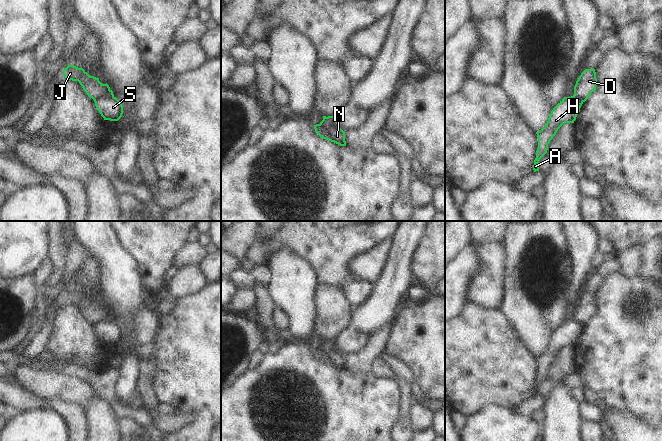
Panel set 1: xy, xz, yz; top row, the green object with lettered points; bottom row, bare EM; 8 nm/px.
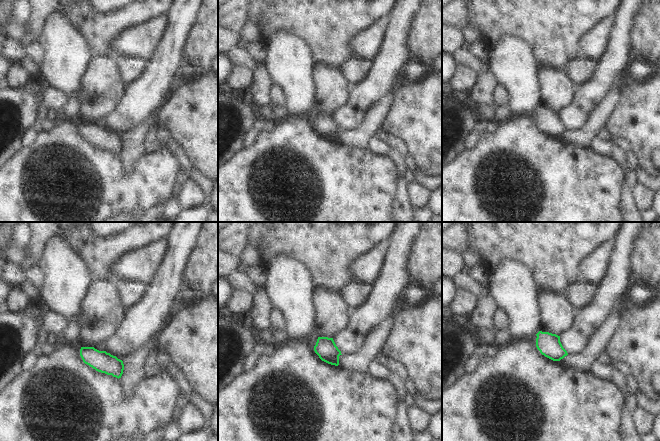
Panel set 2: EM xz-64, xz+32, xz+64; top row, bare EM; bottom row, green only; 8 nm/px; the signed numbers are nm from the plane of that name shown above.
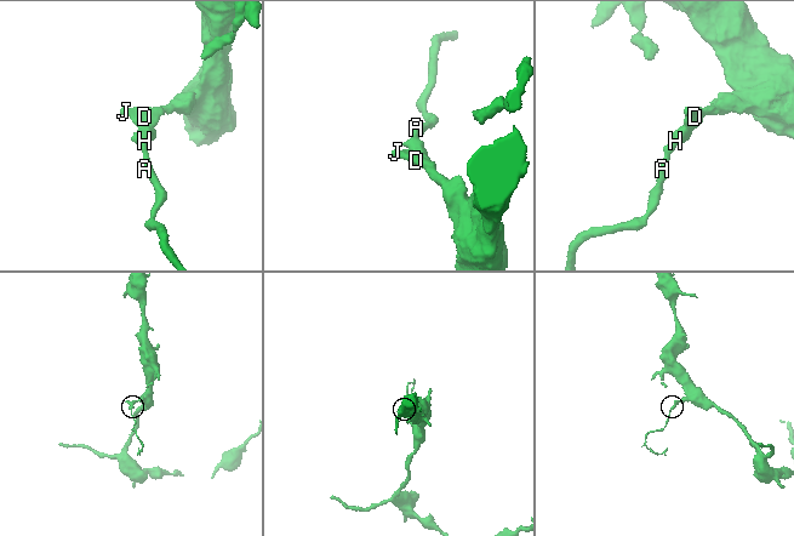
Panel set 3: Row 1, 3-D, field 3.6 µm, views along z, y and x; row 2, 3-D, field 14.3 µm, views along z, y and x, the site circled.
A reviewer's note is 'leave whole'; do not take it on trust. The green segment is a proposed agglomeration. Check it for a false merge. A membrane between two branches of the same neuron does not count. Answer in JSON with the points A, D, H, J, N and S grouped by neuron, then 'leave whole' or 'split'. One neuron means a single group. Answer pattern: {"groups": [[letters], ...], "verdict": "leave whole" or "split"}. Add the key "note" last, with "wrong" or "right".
{"groups": [["A", "H", "S"], ["D", "J", "N"]], "verdict": "split", "note": "wrong"}

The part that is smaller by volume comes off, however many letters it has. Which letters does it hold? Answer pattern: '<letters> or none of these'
A, H, S

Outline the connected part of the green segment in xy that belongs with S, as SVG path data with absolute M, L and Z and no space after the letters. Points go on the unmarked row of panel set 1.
M104 321L94 326L104 344L118 345L122 341L123 330L116 321Z

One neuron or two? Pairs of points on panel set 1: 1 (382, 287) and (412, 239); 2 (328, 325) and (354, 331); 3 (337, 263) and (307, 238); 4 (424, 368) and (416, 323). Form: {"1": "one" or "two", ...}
{"1": "one", "2": "two", "3": "one", "4": "one"}

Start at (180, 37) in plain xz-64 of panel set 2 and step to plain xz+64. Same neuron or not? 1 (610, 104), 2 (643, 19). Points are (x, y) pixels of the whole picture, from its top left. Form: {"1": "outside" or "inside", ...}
{"1": "outside", "2": "outside"}

